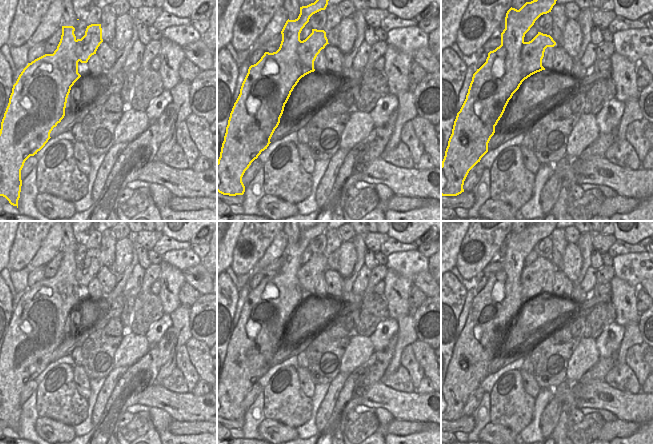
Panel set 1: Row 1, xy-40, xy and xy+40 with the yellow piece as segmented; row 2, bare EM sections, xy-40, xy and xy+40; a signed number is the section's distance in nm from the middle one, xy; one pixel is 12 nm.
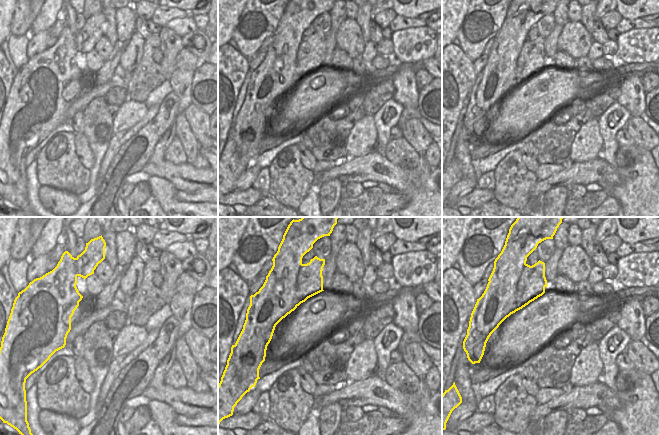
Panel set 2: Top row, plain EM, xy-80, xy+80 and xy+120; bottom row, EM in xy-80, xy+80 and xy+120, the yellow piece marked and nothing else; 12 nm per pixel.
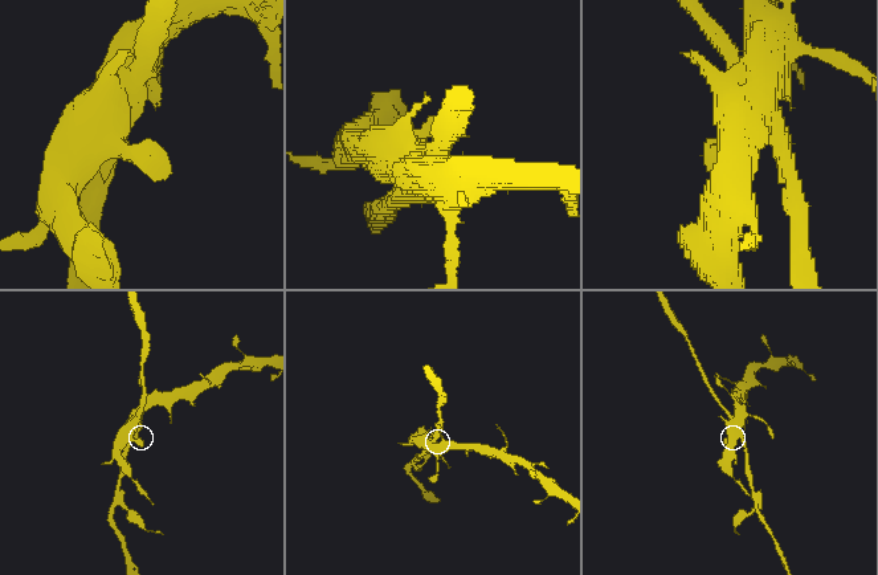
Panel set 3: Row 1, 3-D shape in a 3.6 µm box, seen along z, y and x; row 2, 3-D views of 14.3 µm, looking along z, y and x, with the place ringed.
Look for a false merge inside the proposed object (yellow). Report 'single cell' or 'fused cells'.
fused cells

